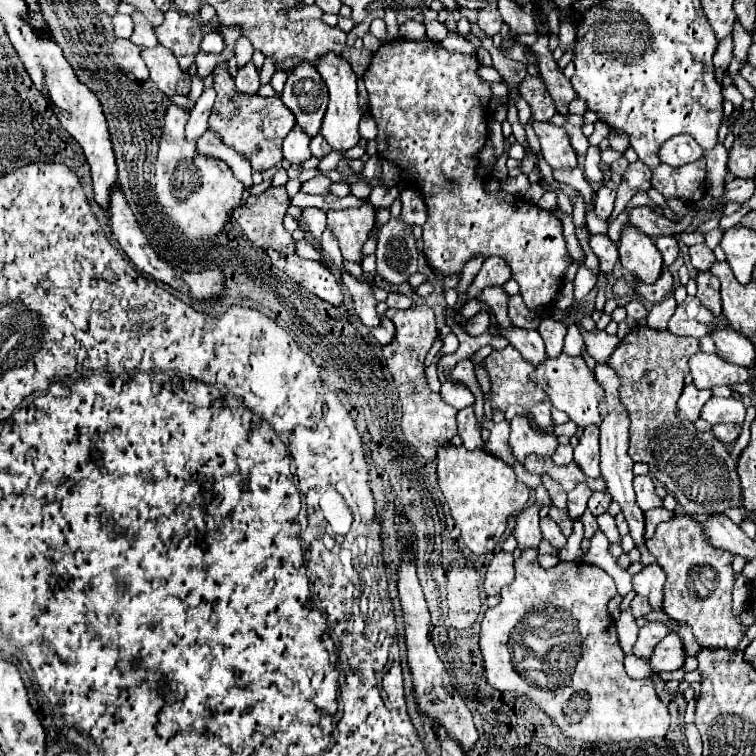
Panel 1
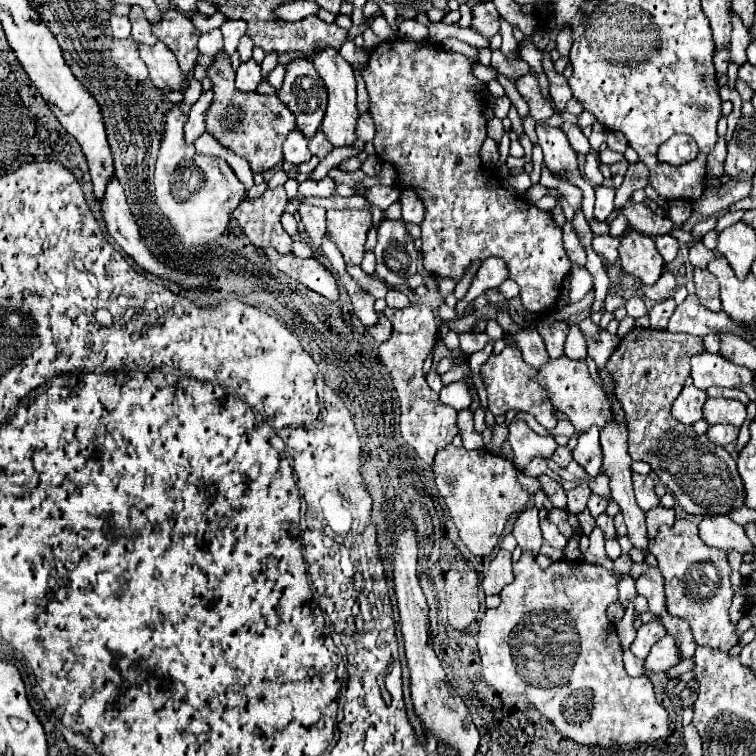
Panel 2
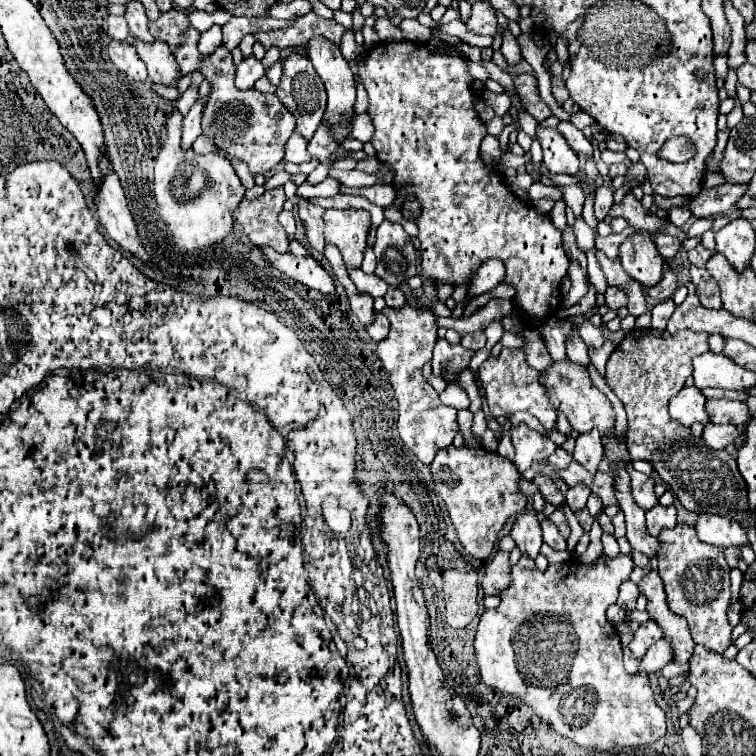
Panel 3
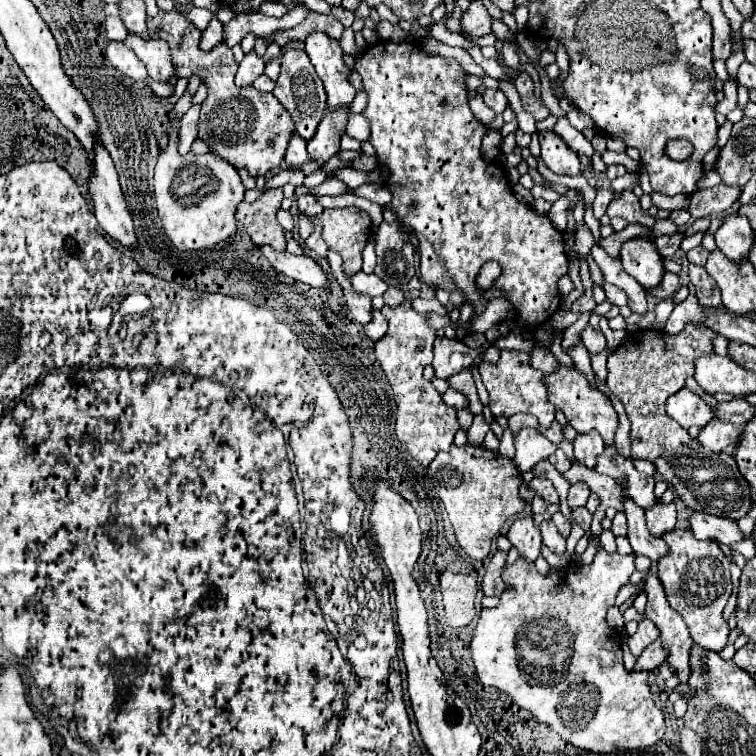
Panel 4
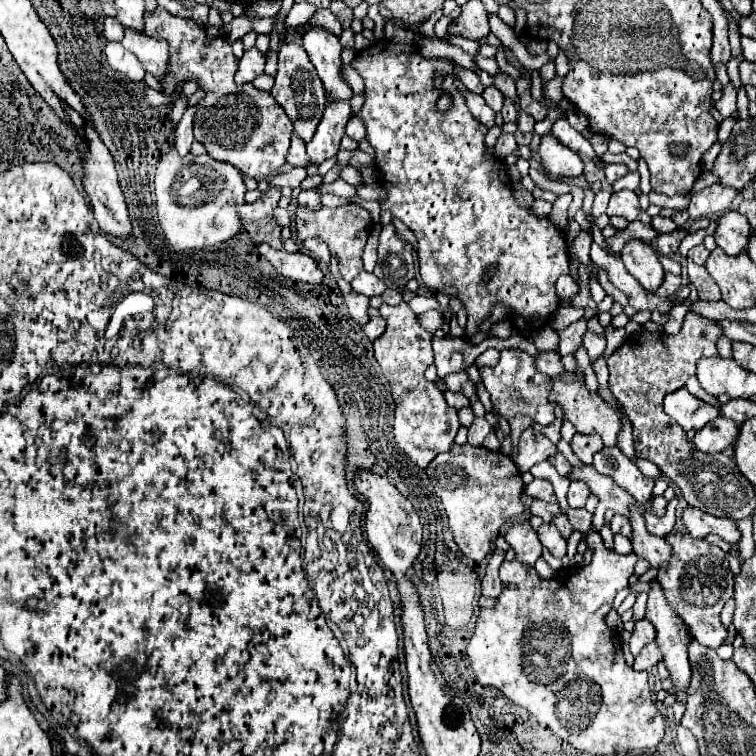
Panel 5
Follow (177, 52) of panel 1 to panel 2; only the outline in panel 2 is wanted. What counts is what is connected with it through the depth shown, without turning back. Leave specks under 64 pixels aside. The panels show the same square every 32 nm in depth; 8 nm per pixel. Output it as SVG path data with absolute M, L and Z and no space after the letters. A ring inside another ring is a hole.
M168 10L162 14L162 20L152 24L152 34L164 42L174 56L184 74L192 72L198 66L198 38L200 32L192 26L190 18L180 10Z

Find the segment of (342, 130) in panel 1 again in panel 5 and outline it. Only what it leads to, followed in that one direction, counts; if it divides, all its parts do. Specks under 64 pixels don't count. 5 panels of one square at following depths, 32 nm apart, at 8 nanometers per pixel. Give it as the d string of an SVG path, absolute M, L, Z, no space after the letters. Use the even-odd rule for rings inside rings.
M306 26L302 34L302 46L308 52L312 64L316 66L316 72L320 80L324 82L324 88L328 94L332 94L336 100L350 100L352 90L348 84L340 78L340 42L334 34L328 34L320 26Z

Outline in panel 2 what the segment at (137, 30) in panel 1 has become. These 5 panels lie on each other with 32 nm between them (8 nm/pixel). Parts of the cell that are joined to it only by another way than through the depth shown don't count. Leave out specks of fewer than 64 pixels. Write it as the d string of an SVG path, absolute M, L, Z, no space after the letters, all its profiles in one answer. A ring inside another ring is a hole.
M130 6L128 20L132 24L132 38L140 44L156 44L156 38L150 32L150 22L144 16L144 10L140 6Z

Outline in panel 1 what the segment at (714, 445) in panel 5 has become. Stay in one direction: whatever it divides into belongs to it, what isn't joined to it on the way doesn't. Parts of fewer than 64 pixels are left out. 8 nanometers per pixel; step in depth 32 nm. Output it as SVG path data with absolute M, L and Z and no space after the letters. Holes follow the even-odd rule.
M716 424L712 426L712 434L722 442L722 444L730 444L738 438L740 434L740 426L736 424Z

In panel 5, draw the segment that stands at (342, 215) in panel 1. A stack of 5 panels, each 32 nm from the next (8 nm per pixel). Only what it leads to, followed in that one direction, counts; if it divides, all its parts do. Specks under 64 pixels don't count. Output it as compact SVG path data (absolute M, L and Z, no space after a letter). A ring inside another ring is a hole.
M346 204L338 208L326 208L322 206L320 210L310 210L306 206L298 206L296 216L294 216L294 232L298 238L322 238L330 252L338 258L338 266L342 276L352 278L360 270L364 270L362 264L362 252L366 246L366 240L372 232L372 218L370 212L364 210L358 204Z

